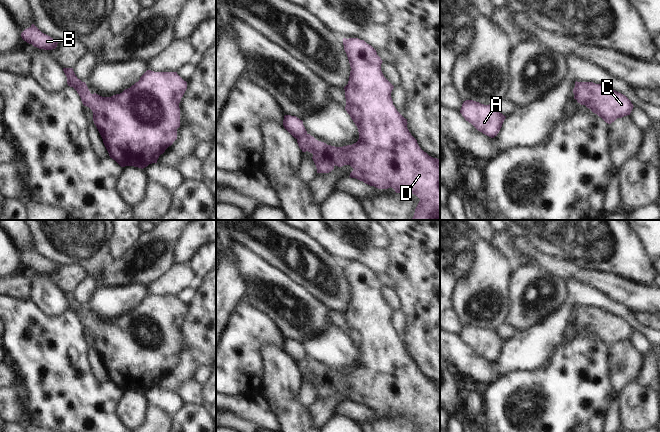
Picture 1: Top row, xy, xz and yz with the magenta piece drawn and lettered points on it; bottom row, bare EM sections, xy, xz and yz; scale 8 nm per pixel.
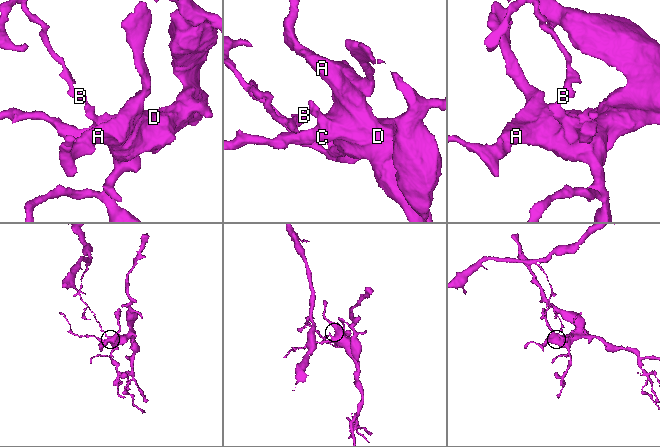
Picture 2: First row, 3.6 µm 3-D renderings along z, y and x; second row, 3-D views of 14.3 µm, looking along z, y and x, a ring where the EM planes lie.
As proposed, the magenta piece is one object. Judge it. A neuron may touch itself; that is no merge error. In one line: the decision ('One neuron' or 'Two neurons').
Two neurons

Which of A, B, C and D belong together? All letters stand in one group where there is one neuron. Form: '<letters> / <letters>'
A C D / B

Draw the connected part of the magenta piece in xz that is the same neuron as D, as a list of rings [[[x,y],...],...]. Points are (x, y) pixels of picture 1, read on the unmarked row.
[[[343,262],[344,274],[347,278],[351,295],[348,308],[344,311],[346,330],[345,334],[350,339],[359,356],[359,363],[352,369],[335,371],[316,364],[310,358],[297,363],[302,376],[313,378],[313,385],[317,397],[329,397],[334,390],[342,391],[350,389],[354,394],[350,397],[351,402],[356,402],[378,413],[393,412],[396,417],[412,417],[420,425],[416,432],[440,432],[440,383],[433,382],[424,376],[418,369],[417,364],[407,352],[405,343],[393,329],[391,316],[394,310],[384,301],[381,295],[382,284],[376,274],[364,264],[358,262]]]

